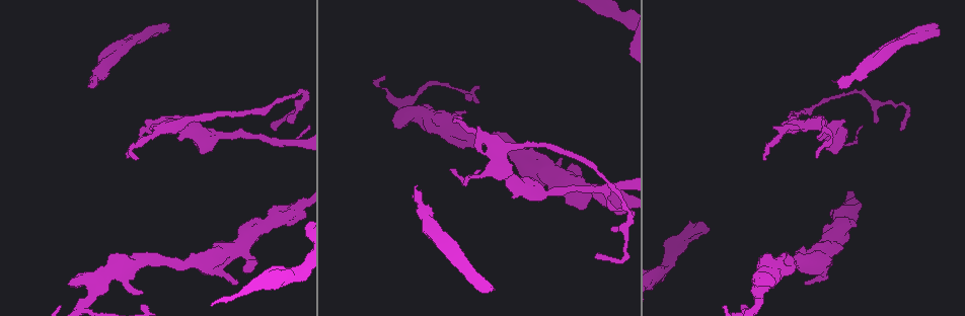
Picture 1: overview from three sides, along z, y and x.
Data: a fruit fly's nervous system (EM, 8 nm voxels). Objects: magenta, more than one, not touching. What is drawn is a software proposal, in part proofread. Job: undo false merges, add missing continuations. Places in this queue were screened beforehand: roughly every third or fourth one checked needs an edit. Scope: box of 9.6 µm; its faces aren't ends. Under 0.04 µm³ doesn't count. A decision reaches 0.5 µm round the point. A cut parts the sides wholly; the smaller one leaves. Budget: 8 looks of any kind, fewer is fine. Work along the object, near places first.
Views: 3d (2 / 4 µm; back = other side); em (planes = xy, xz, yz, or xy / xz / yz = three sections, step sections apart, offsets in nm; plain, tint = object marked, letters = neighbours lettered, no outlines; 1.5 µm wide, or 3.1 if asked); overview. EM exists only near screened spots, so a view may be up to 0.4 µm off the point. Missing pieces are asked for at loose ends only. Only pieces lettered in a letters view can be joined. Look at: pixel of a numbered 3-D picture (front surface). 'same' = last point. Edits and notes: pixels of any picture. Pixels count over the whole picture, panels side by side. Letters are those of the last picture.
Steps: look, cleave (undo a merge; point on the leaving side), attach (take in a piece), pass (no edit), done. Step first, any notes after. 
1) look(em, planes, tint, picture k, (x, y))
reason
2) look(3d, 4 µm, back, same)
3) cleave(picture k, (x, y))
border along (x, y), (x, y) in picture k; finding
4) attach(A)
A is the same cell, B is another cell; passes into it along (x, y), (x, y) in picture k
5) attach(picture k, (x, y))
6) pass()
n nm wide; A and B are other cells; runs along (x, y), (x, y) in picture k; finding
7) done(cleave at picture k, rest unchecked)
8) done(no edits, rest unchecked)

look(3d, 2 µm, picture 1, (843, 119))
thick end

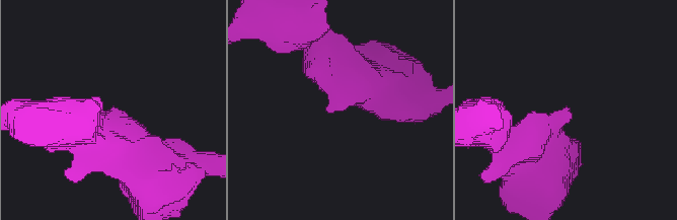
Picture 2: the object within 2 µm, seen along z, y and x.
look(em, planes, letters, picture 2, (104, 113))

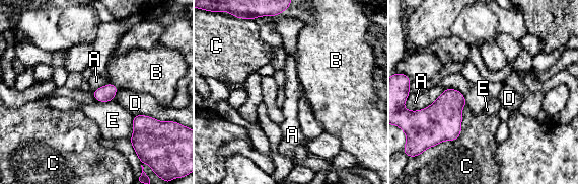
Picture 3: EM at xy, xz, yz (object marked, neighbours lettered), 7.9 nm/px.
pass()
A, B, C, D and E are other cells; border along (445, 89), (430, 104), (420, 110) in picture 3; no lettered piece goes on from it

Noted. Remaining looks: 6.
look(em, planes, tint, picture 1, (167, 24))
an open end

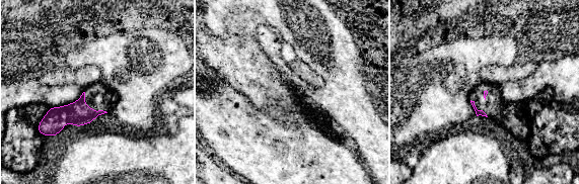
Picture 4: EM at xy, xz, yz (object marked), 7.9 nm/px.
look(em, planes, letters, same)

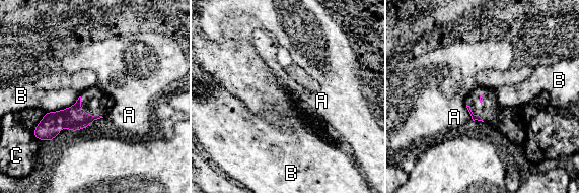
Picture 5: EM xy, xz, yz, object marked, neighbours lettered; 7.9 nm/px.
pass()
A, B and C are other cells; border along (79, 95), (71, 106), (46, 112) in picture 5; no lettered piece goes on from it

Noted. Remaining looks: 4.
look(em, xz, step 8, letters, picture 1, (428, 222))
sudden change in width

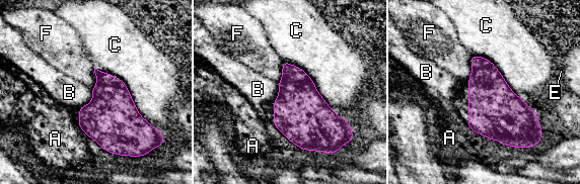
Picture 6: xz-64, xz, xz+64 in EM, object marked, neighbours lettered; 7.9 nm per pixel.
pass()
A, B, C, E and F are other cells; border along (91, 88), (91, 100), (79, 107) in picture 6; one neuron here

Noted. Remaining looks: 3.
done(no edits, rest unchecked)

